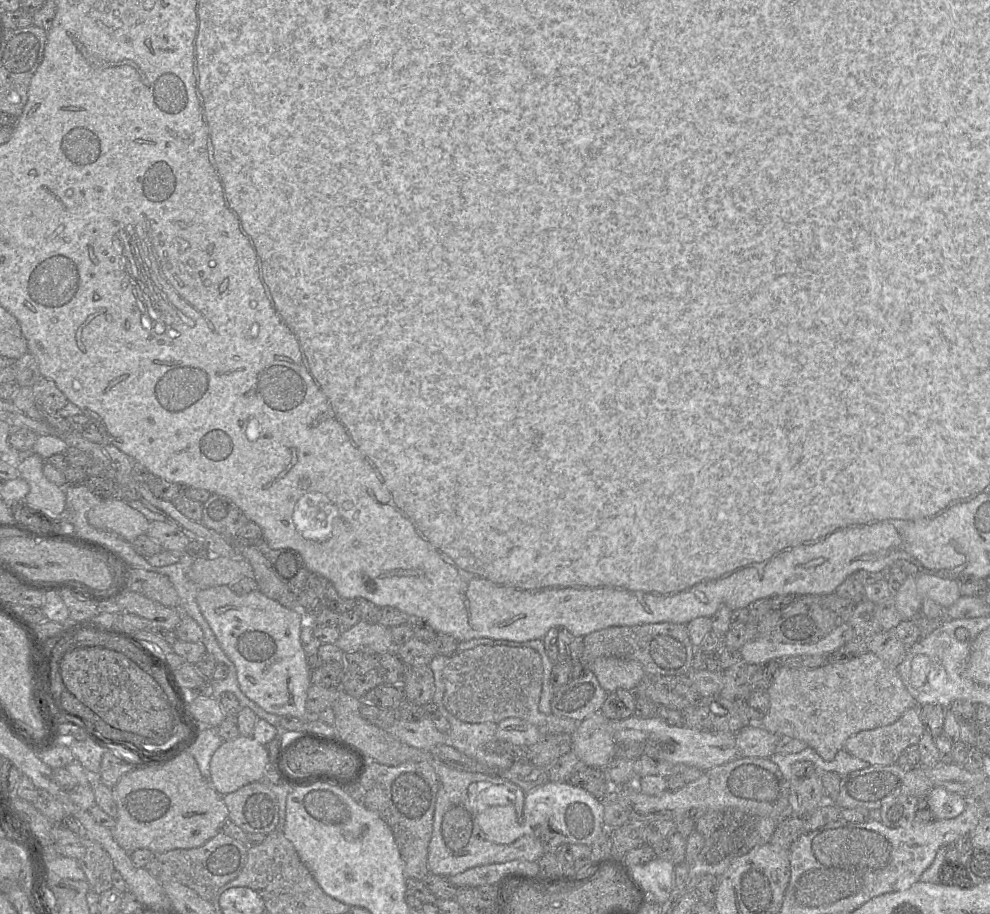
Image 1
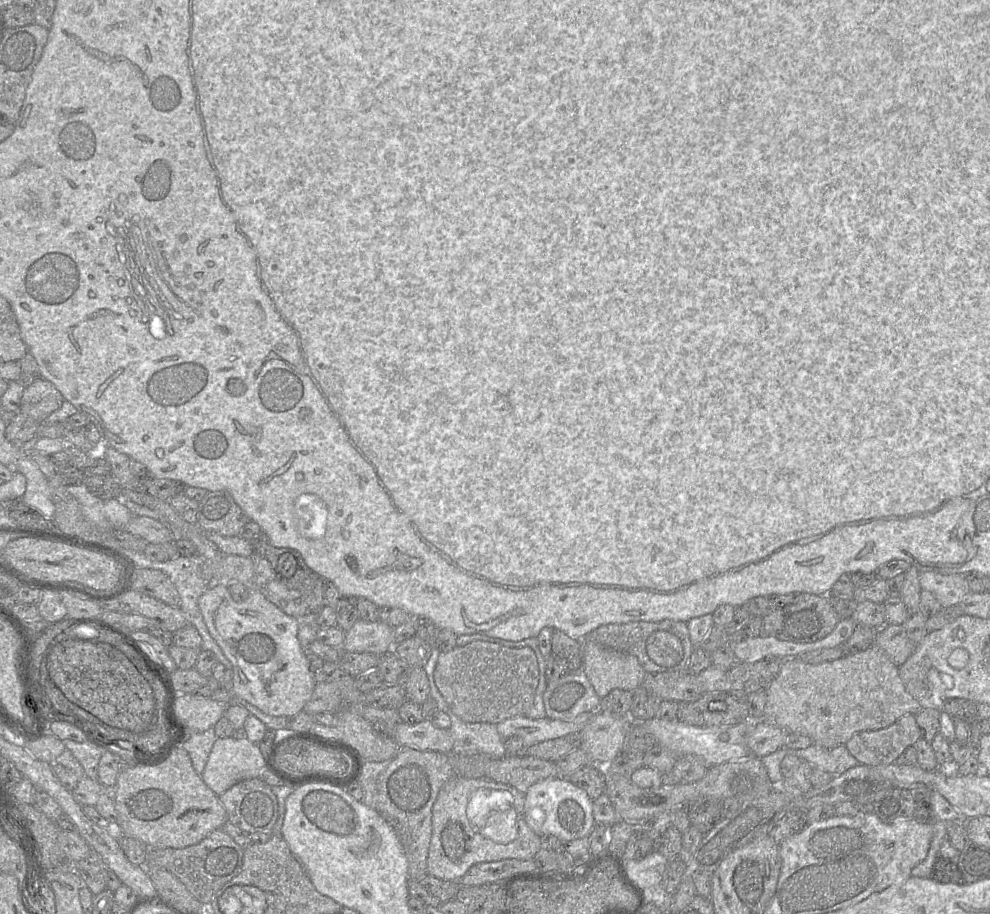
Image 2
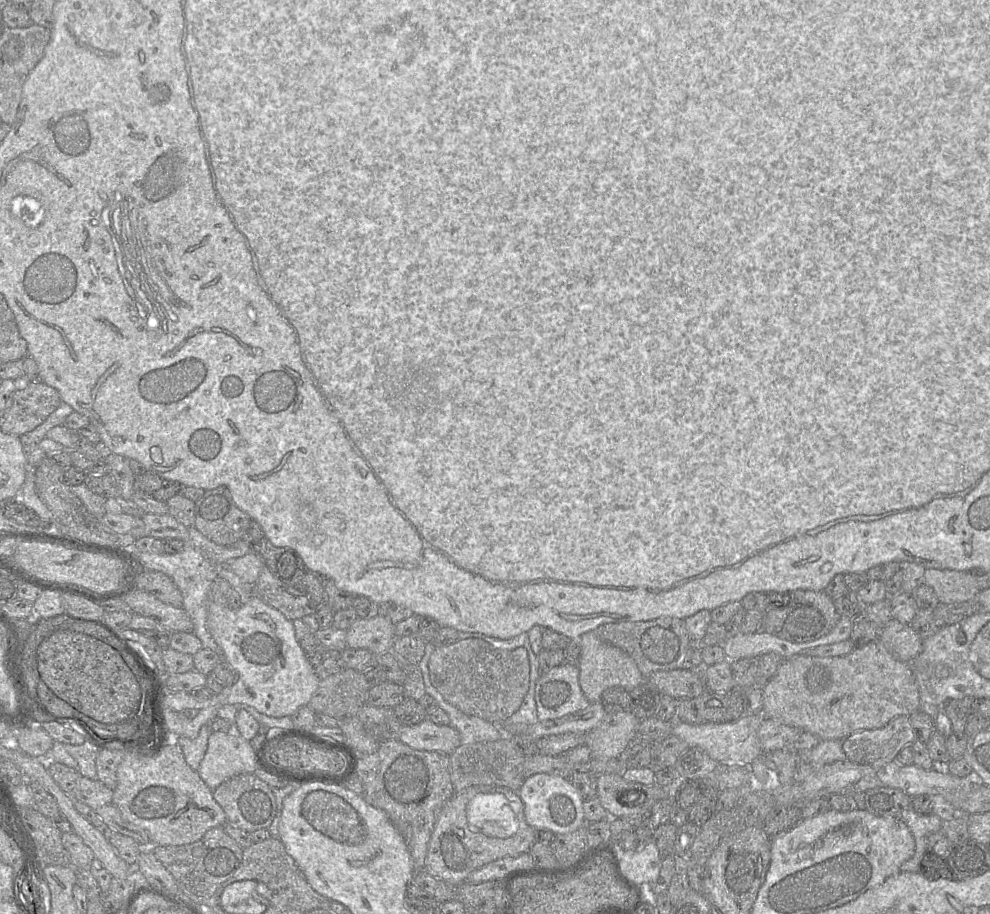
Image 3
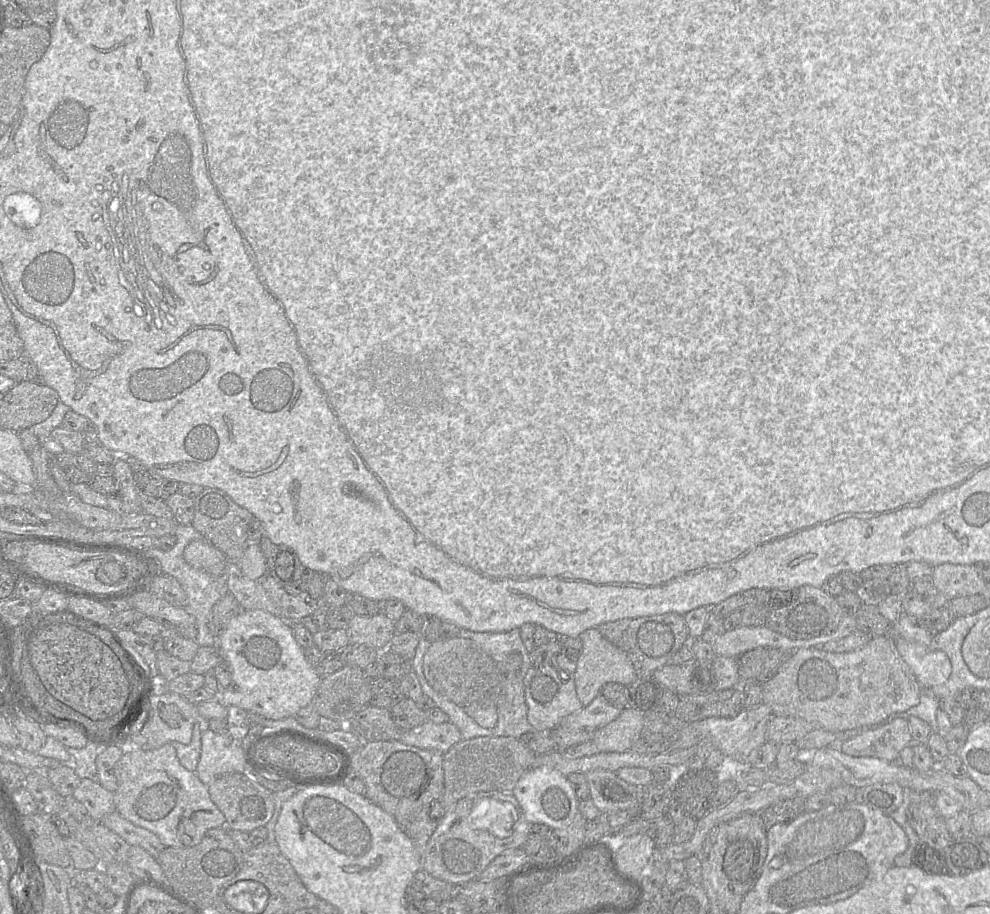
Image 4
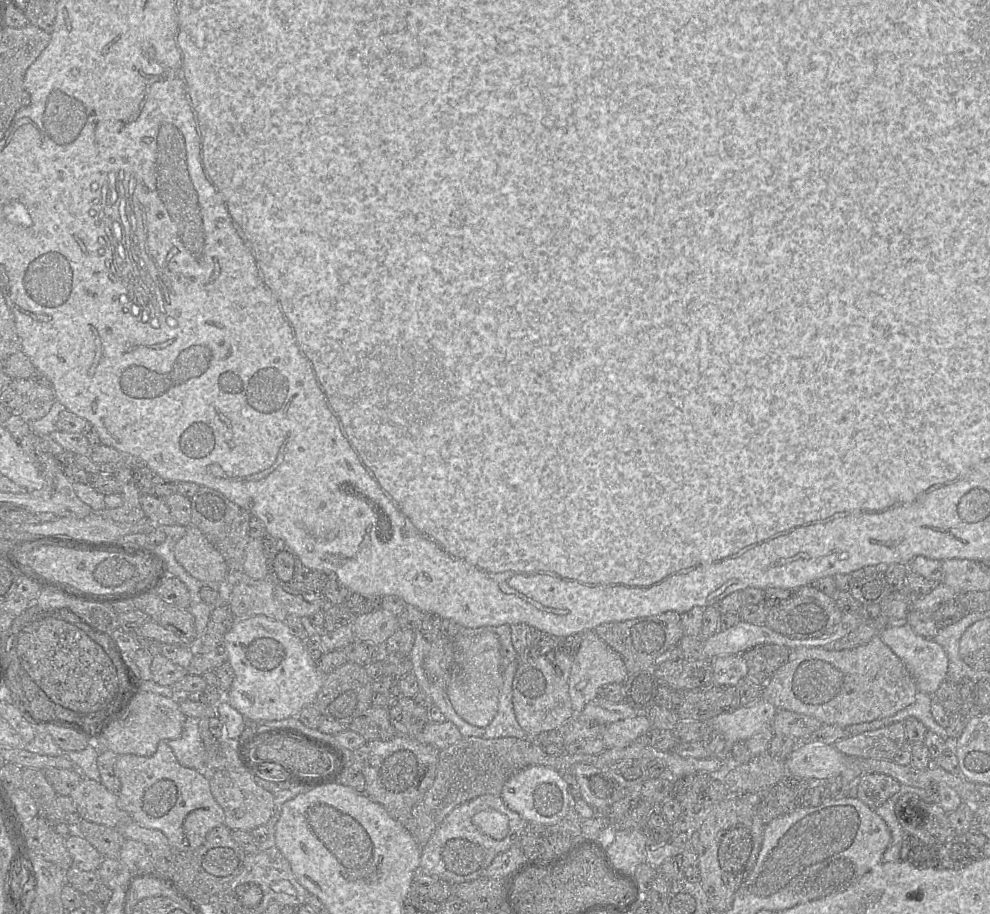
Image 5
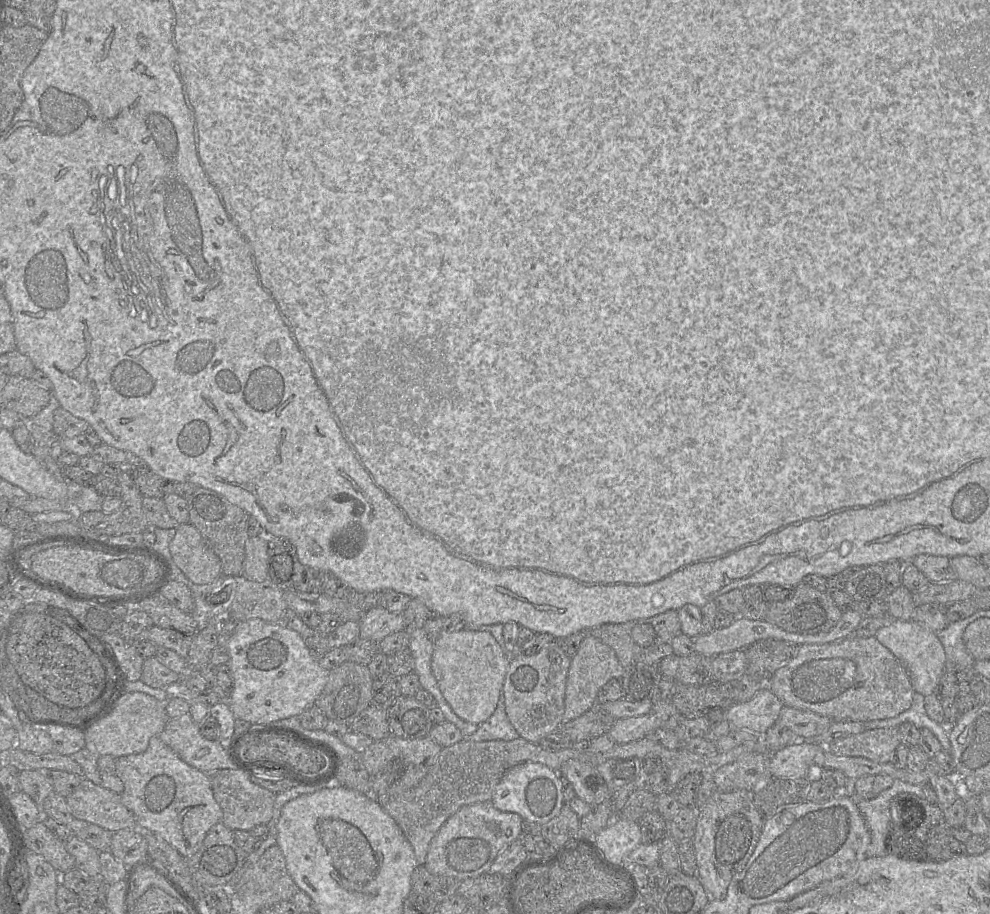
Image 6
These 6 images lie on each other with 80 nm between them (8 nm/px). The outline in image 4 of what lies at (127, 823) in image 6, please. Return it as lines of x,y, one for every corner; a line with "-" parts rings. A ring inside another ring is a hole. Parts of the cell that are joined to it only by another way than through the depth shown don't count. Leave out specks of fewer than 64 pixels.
83,778
72,796
82,803
95,821
115,811
114,793
103,788
99,782

